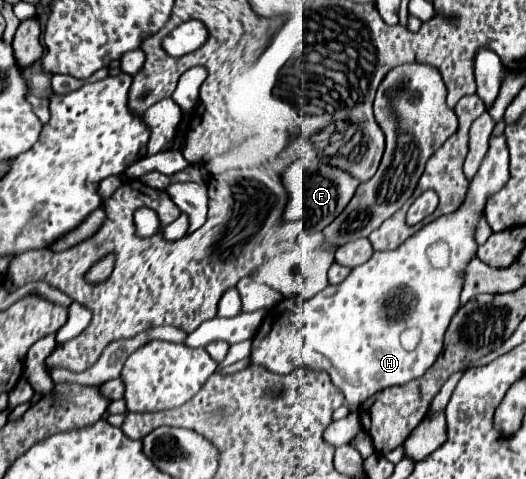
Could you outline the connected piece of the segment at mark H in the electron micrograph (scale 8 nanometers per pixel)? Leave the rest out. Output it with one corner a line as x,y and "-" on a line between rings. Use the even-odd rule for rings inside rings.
502,133
490,139
488,153
482,159
478,173
470,181
468,195
456,213
438,217
436,221
428,223
394,251
374,253
366,263
354,267
346,277
346,281
342,281
340,285
328,285
312,299
296,303
292,311
284,311
280,315
278,313
268,315
252,341
252,355
250,355
252,363
262,365
278,375
286,375
296,367
326,371
332,383
344,393
348,405
364,403
368,397
372,397
374,393
386,387
402,385
422,377
426,369
438,359
442,351
444,331
448,329
452,315
458,311
464,269
470,257
476,255
478,249
474,241
474,227
478,219
484,217
484,201
488,193
496,193
496,189
502,189
506,181
508,181
508,143
506,143
506,135
-
406,329
420,331
418,345
400,343
400,337

